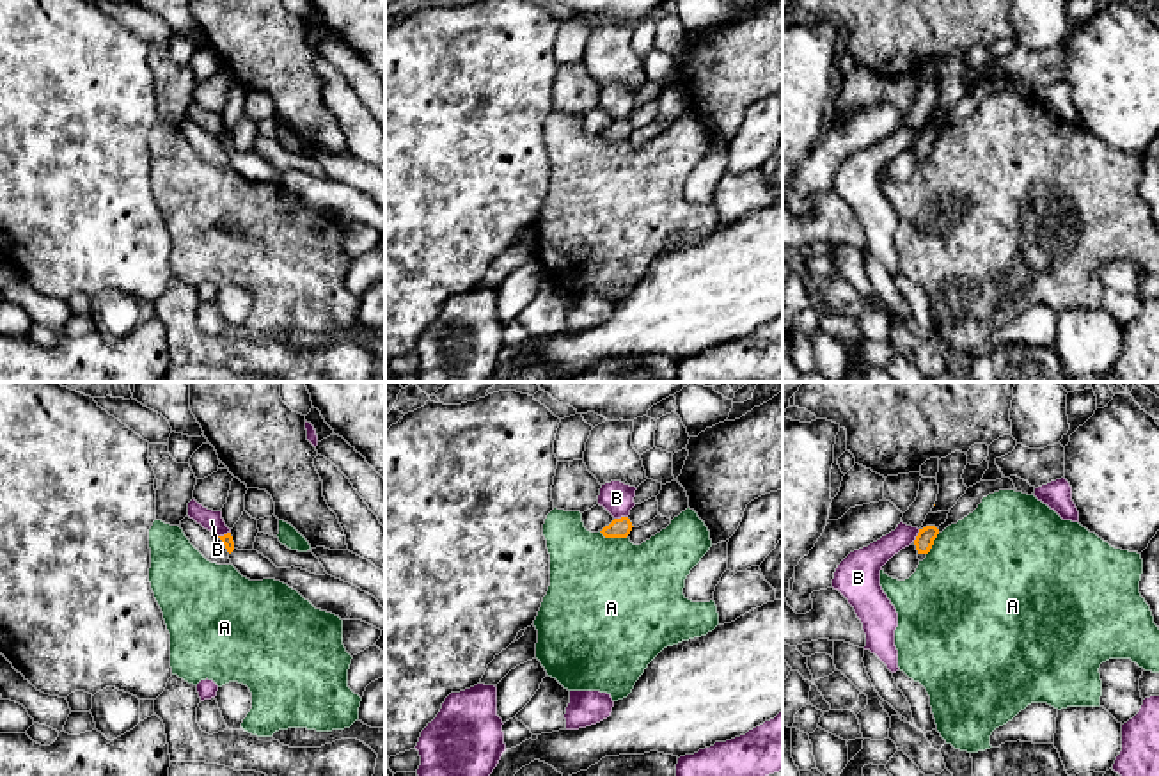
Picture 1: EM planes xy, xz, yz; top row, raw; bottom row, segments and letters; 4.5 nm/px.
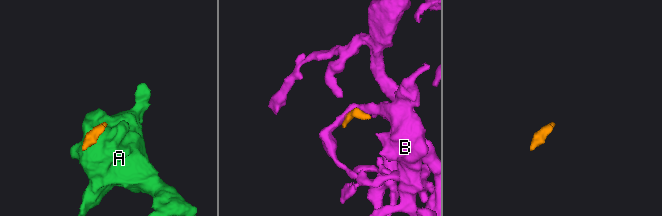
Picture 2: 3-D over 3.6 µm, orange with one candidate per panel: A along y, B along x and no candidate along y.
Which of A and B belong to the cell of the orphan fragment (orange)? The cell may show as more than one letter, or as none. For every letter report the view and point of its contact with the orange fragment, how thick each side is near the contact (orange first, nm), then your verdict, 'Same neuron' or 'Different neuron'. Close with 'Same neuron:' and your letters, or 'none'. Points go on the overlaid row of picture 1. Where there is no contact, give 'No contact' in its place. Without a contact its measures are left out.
A: Touches orange at xz (613, 537). Thickness 100 nm (orange) against 500 nm. Different neuron
B: Touches orange at xz (622, 517). Thickness 100 nm (orange) against 150 nm. Different neuron
Same neuron: none

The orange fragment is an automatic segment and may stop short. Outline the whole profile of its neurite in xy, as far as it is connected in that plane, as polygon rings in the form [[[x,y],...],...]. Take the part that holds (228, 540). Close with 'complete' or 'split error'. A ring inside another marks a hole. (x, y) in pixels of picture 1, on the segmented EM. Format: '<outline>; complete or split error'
[[[231,533],[218,536],[229,552],[231,565],[250,581],[275,579],[296,590],[316,609],[341,620],[362,620],[380,630],[385,629],[385,609],[360,588],[328,574],[316,575],[302,568],[277,568],[257,550],[238,550]]]; split error

